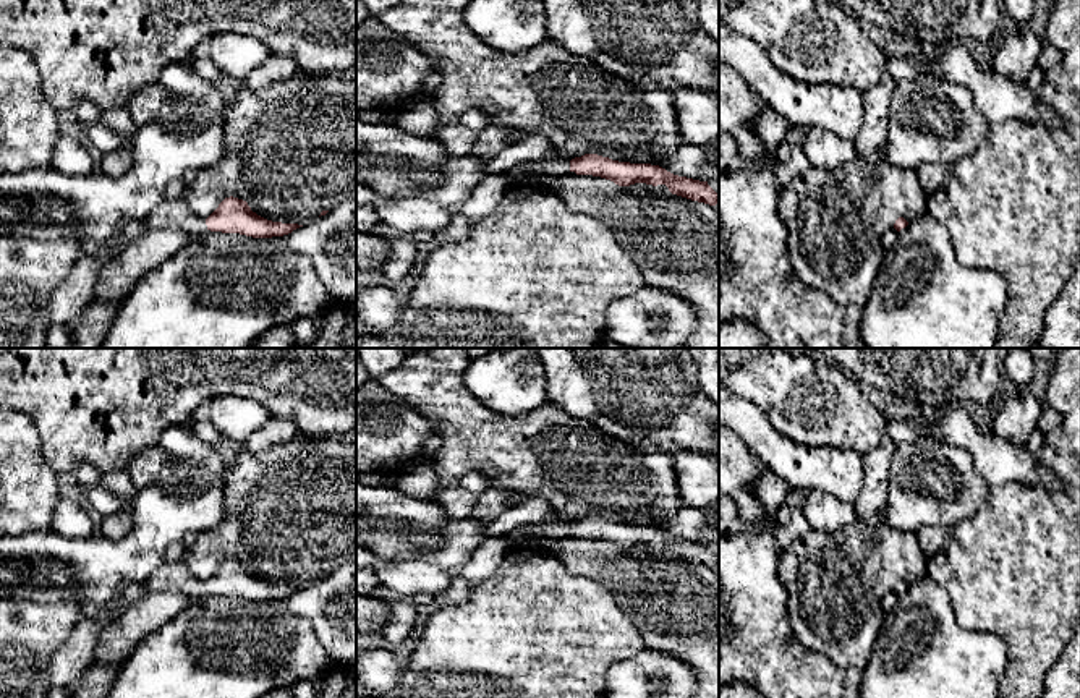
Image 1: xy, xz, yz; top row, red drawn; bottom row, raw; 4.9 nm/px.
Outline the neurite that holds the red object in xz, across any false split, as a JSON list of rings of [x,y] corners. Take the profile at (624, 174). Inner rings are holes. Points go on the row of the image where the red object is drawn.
[[[585,154],[572,159],[570,162],[549,155],[539,160],[521,162],[510,168],[505,175],[512,185],[536,185],[542,177],[562,177],[568,172],[575,172],[576,175],[601,177],[619,186],[630,186],[635,183],[646,183],[653,186],[665,185],[672,194],[709,206],[719,204],[719,193],[716,193],[708,181],[678,177],[659,165],[619,162],[597,154]]]

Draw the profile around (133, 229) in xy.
[[[146,219],[130,220],[118,233],[113,236],[99,241],[99,240],[83,240],[81,254],[96,254],[105,246],[115,248],[118,253],[138,236],[147,233],[151,230]]]

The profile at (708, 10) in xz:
[[[696,0],[696,5],[704,34],[719,42],[719,0]]]

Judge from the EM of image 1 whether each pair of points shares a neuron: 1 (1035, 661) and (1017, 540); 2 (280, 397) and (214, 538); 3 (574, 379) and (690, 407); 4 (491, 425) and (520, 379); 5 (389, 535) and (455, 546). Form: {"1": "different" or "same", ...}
{"1": "same", "2": "different", "3": "same", "4": "different", "5": "same"}

